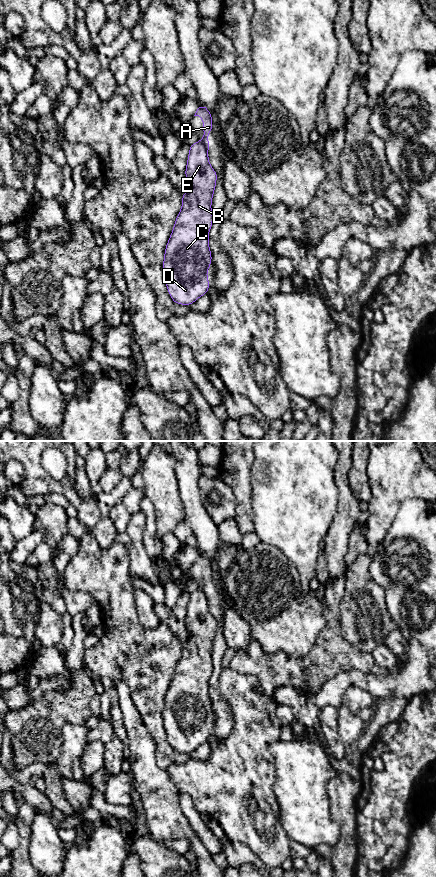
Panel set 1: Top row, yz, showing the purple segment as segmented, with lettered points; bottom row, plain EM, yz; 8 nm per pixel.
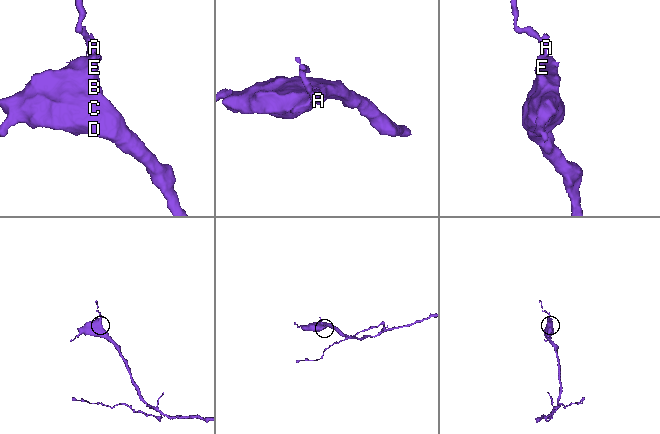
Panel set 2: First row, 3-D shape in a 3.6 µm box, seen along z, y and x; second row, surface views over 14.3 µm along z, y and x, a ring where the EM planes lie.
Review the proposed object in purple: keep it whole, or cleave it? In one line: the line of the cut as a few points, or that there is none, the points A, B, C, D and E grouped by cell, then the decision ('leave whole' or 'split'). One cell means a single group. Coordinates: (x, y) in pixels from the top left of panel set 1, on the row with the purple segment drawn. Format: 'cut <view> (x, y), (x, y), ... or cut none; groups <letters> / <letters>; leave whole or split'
cut yz (201, 141), (207, 152); groups A / B C D E; split

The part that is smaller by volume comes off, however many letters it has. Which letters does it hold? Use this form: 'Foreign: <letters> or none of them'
Foreign: A

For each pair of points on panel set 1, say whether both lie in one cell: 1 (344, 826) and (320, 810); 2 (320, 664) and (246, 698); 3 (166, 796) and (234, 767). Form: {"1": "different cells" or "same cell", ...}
{"1": "different cells", "2": "different cells", "3": "different cells"}

